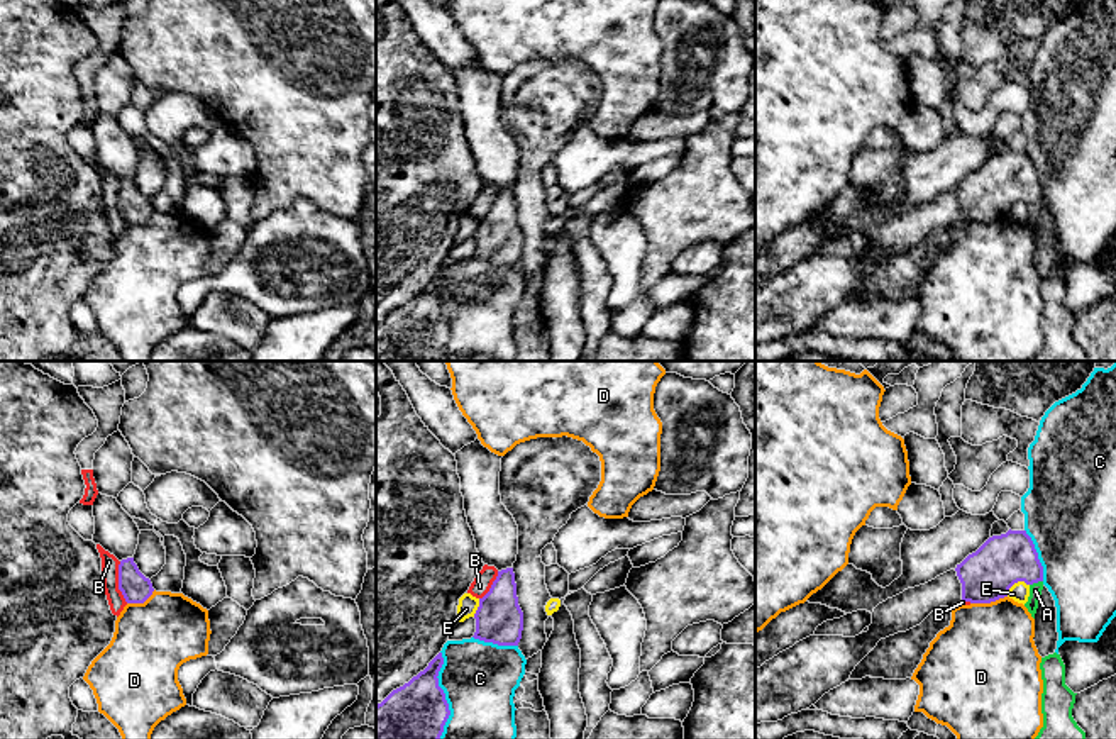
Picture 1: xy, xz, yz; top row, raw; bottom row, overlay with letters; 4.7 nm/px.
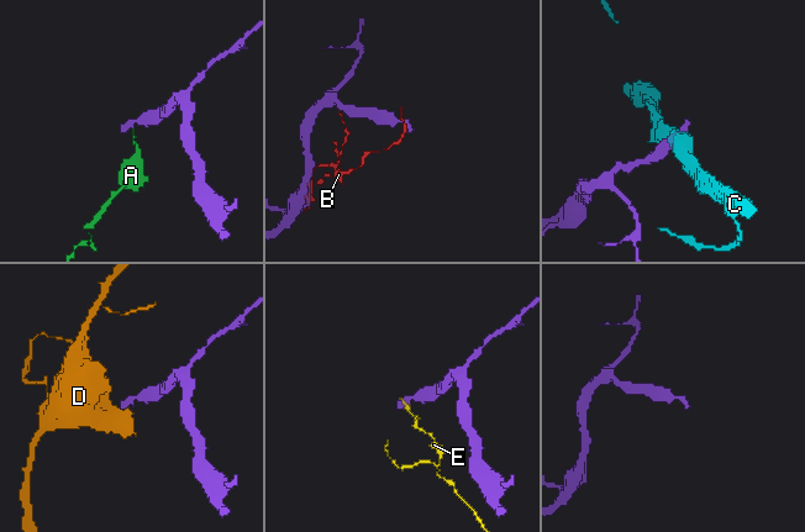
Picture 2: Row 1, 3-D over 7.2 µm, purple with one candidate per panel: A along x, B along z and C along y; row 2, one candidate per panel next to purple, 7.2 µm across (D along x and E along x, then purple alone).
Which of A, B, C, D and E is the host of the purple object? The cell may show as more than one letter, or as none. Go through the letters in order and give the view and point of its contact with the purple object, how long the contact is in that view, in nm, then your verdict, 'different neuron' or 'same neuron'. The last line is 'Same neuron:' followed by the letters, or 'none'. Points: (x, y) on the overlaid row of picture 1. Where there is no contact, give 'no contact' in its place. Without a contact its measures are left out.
A: meets purple in yz at (1035, 582); contact 70 nm long; different neuron
B: meets purple in xy at (119, 582); contact 200 nm long; different neuron
C: meets purple in xz at (444, 695); contact 420 nm long; different neuron
D: meets purple in yz at (988, 602); contact 180 nm long; different neuron
E: meets purple in yz at (1015, 582); contact 130 nm long; different neuron
Same neuron: none

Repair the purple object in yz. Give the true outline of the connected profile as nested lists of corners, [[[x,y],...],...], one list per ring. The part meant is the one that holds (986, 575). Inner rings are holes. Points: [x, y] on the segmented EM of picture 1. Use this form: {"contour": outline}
{"contour": [[[1009,529],[1006,534],[989,537],[975,553],[957,564],[955,570],[879,603],[872,612],[872,624],[867,632],[855,637],[809,636],[765,661],[755,670],[755,724],[777,722],[791,714],[809,708],[825,693],[848,681],[855,666],[881,639],[920,625],[933,610],[940,607],[955,608],[962,602],[996,602],[1008,597],[1009,588],[1018,581],[1025,581],[1026,585],[1043,581],[1043,566],[1026,531]]]}

